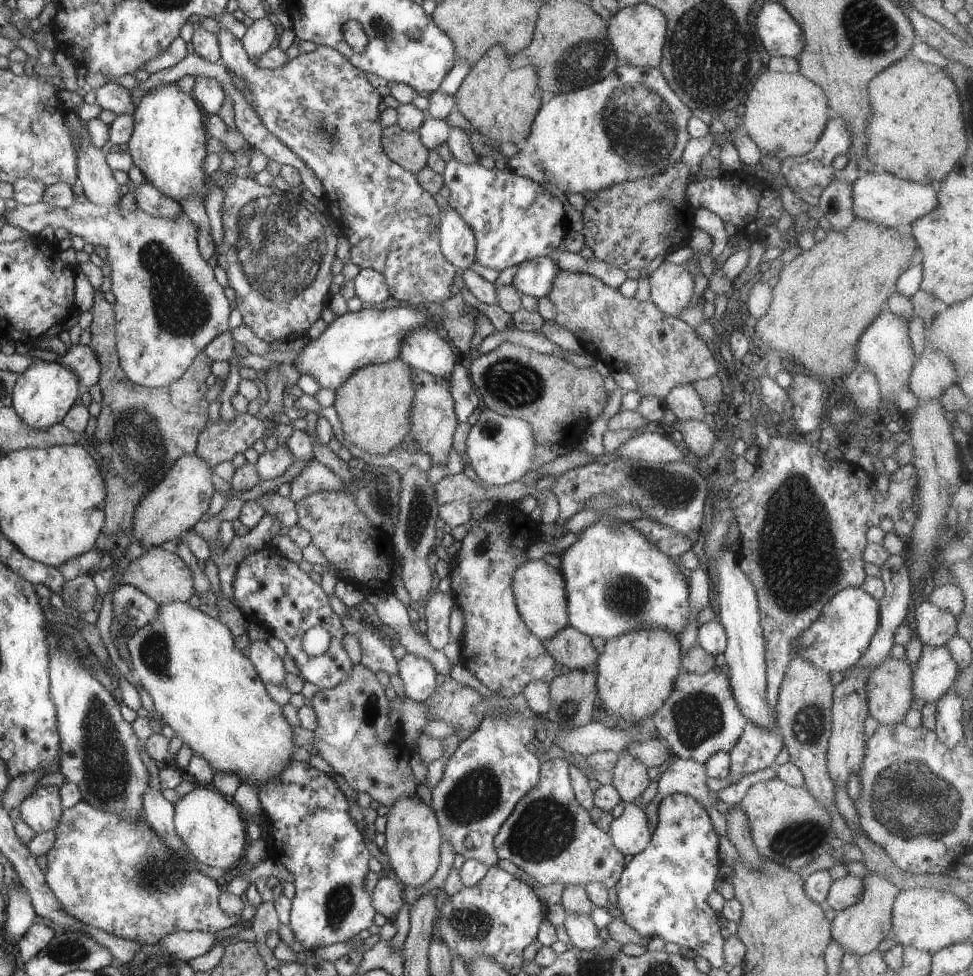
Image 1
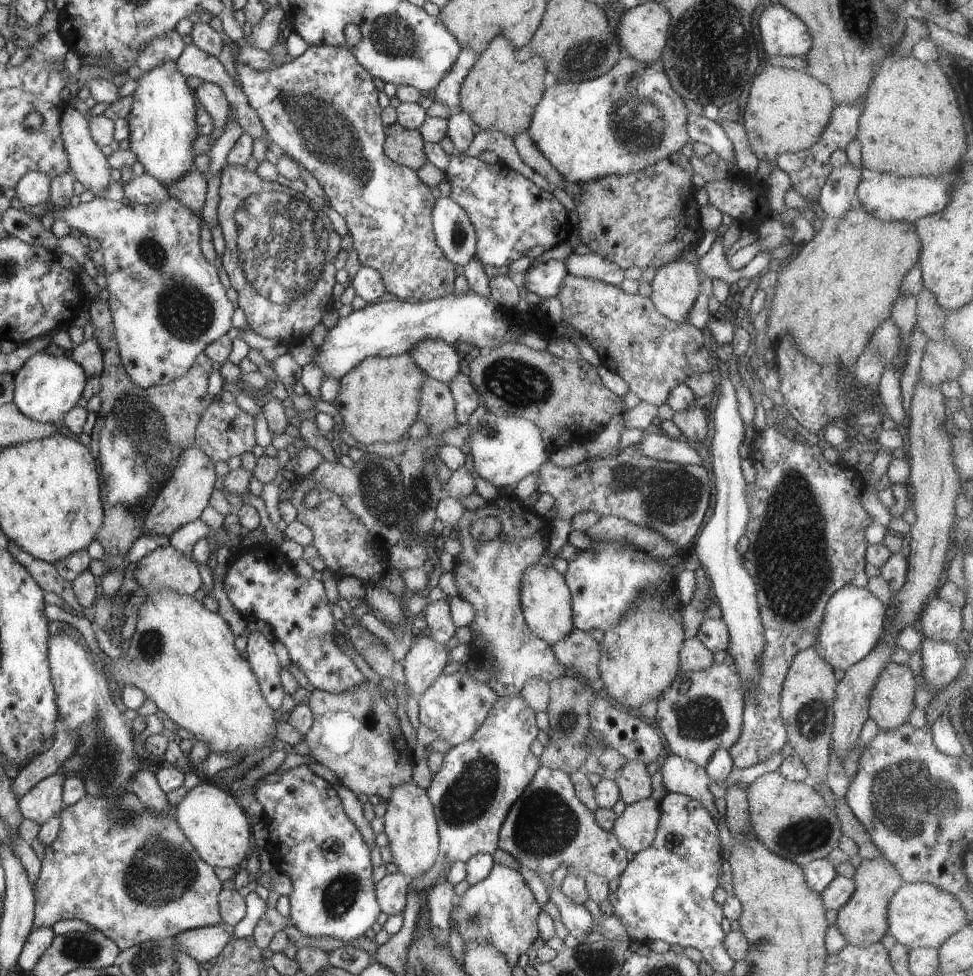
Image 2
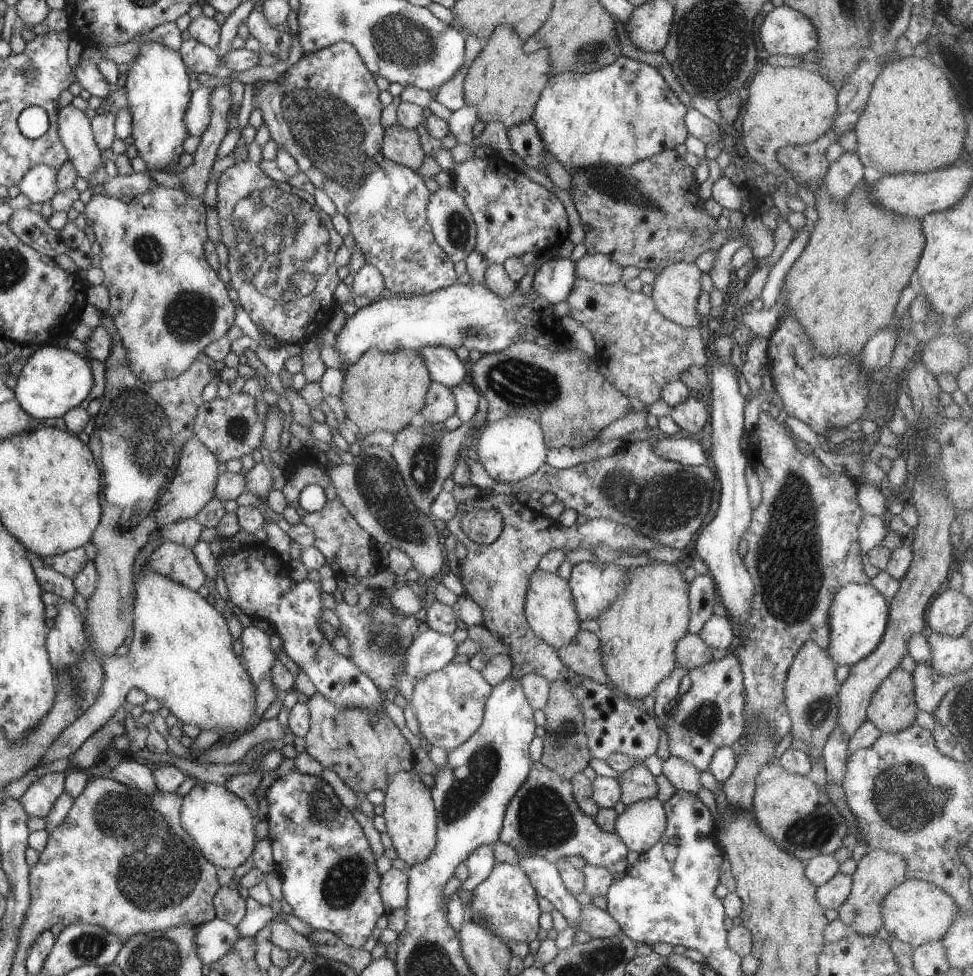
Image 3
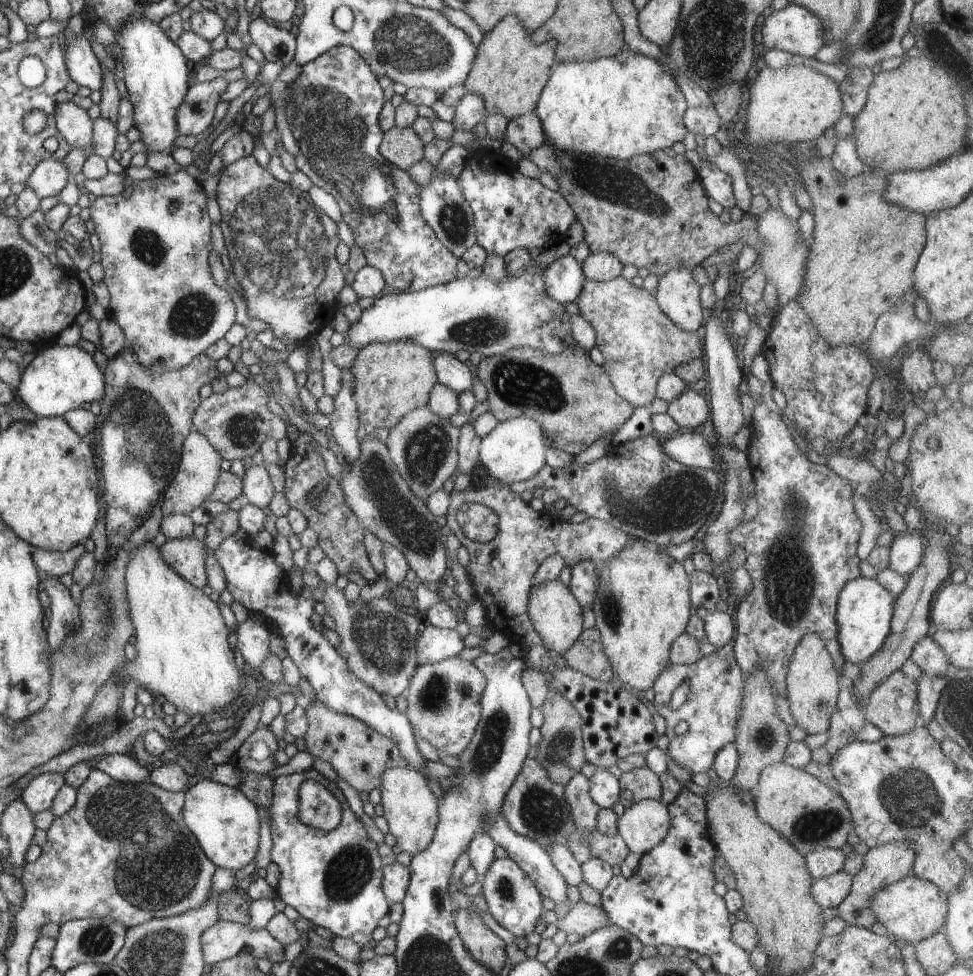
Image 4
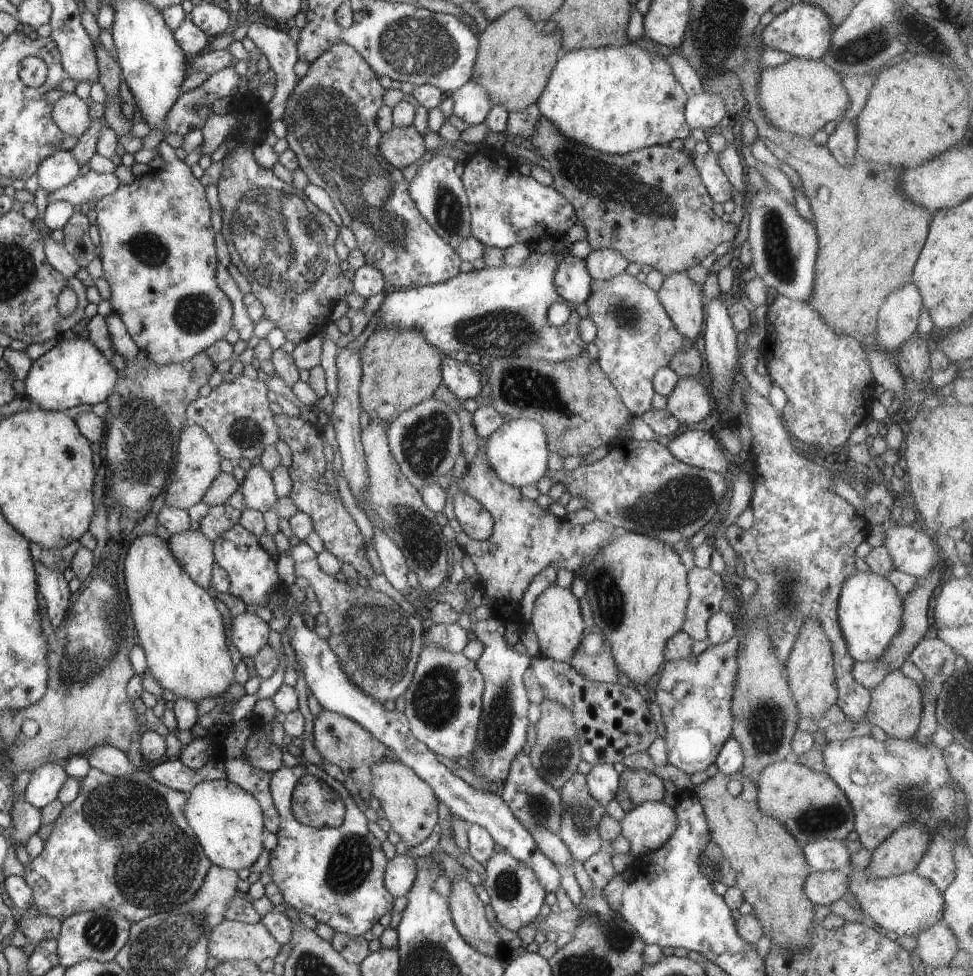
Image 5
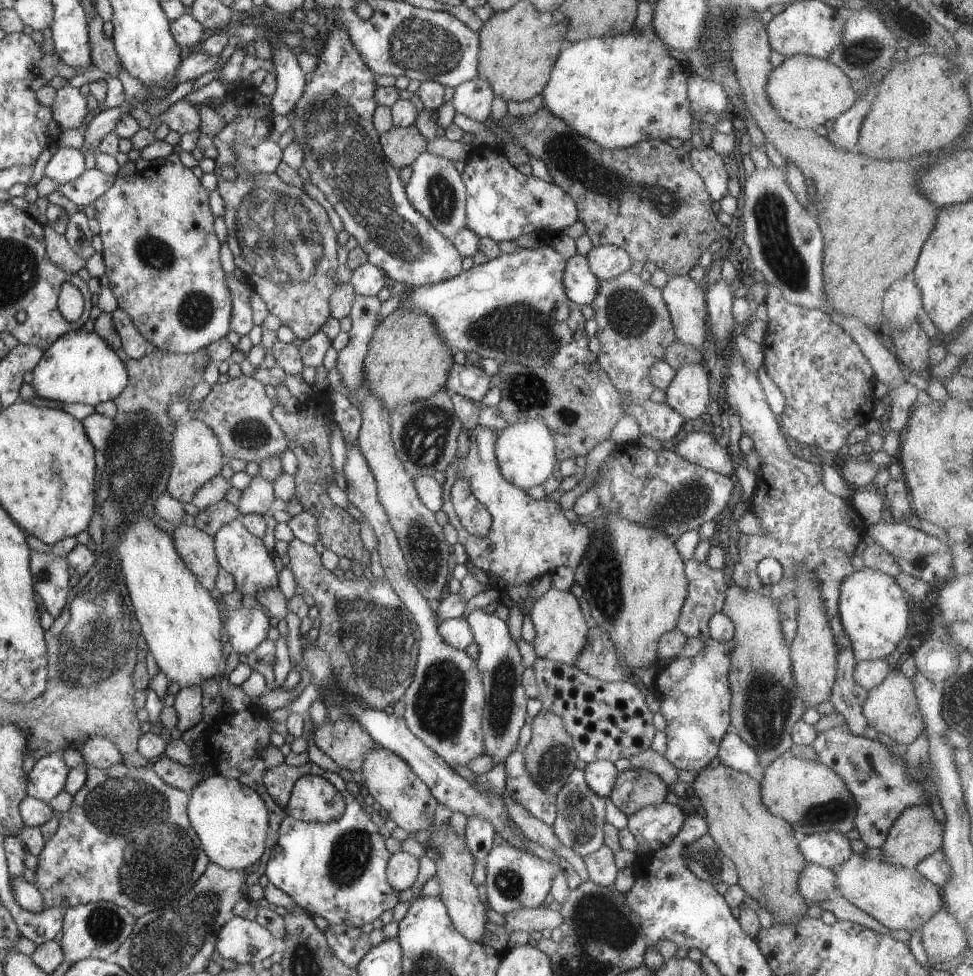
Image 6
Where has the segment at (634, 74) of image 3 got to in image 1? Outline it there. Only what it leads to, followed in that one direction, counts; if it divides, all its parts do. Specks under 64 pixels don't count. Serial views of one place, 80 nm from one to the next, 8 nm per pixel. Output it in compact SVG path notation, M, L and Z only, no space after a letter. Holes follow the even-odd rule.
M619 64L606 78L600 79L596 84L591 84L569 93L559 92L557 95L552 95L552 98L549 98L546 102L543 102L532 123L528 138L519 144L518 152L508 160L509 166L519 177L530 179L539 185L552 185L554 189L561 191L564 196L568 192L570 194L576 192L582 194L586 190L592 190L592 192L606 190L623 182L635 181L644 177L650 178L652 175L664 173L667 167L680 161L687 142L691 139L687 131L687 122L692 117L692 111L672 90L667 78L664 78L664 75L660 72L659 67L633 67Z

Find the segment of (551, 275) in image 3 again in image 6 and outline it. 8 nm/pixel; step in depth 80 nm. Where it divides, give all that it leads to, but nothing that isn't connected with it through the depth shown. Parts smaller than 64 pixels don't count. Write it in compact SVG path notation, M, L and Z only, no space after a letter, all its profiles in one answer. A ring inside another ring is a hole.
M574 255L567 260L564 274L564 292L570 301L578 306L592 305L596 298L599 280L590 270L587 258L582 255Z

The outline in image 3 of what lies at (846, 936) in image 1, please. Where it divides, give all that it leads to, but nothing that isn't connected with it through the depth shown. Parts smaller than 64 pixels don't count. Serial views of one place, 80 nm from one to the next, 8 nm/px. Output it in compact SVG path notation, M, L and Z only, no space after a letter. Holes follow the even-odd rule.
M869 849L867 853L857 862L857 869L851 876L853 885L844 901L837 910L838 918L845 924L847 932L859 934L863 937L877 936L876 932L883 927L881 915L881 904L886 895L907 878L905 872L907 865L902 857L894 853L887 853L880 849Z

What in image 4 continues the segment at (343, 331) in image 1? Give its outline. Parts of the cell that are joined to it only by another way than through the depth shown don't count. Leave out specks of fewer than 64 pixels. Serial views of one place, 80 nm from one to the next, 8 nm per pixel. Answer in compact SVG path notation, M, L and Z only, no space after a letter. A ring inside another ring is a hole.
M533 262L525 274L506 278L496 282L481 275L478 278L457 278L450 283L428 287L419 291L390 292L386 296L375 299L369 309L362 310L359 321L352 323L346 342L354 348L364 348L368 343L389 343L392 341L410 341L426 350L446 351L453 355L458 350L479 352L482 358L504 354L507 350L518 347L530 347L543 353L558 354L564 349L576 345L572 338L570 321L564 304L552 300L546 294L544 280L545 268L534 268Z

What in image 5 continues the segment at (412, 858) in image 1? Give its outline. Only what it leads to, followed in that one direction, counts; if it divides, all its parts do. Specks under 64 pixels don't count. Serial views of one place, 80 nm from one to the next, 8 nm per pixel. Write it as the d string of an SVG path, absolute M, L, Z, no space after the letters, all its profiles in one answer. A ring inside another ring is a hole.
M380 761L371 766L373 787L370 789L380 802L391 829L400 836L409 848L422 844L438 829L438 799L432 787L424 782L409 766L400 761Z

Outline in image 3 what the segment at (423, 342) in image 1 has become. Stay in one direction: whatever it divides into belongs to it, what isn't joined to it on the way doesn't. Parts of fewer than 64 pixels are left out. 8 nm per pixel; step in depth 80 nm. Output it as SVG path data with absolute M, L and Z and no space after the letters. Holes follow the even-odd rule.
M425 346L420 350L431 379L452 388L466 381L466 366L455 351L445 346Z

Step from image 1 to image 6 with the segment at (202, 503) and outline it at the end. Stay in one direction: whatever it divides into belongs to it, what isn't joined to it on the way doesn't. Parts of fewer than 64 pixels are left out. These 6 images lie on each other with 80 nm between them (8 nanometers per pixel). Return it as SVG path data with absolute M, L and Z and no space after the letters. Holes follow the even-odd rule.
M192 418L188 424L176 426L173 434L172 464L166 493L182 504L194 501L196 491L214 475L220 475L223 466L223 452L215 432L198 418Z

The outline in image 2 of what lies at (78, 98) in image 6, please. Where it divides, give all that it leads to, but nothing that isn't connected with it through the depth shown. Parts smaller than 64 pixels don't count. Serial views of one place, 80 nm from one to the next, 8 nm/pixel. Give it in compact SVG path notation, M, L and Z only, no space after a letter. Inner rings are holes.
M68 105L64 109L62 117L60 117L60 128L62 130L63 141L66 143L66 149L69 152L70 171L75 176L75 180L78 180L85 190L89 190L91 197L106 199L106 188L112 182L114 183L111 177L112 168L101 147L92 138L88 126L88 118L85 118L72 105Z

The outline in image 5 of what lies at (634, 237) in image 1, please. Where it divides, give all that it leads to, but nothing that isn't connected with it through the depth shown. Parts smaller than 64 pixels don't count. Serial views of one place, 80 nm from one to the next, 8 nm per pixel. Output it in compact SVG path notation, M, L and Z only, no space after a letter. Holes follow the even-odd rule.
M544 117L538 120L538 124L535 126L535 133L529 139L536 148L538 154L540 154L550 169L552 176L554 177L554 184L552 185L570 204L574 207L577 214L577 220L580 220L586 229L586 240L590 244L593 251L600 249L612 249L620 251L620 254L627 258L629 263L637 262L640 266L648 264L652 266L654 270L661 272L665 277L672 273L679 273L687 271L693 266L700 265L703 258L706 258L713 252L714 248L722 242L728 242L734 240L737 232L738 225L735 223L726 224L712 211L713 200L707 188L702 182L700 174L696 170L693 163L692 156L686 154L683 151L677 151L671 148L669 145L654 145L640 150L632 151L625 155L609 155L603 152L588 148L584 145L579 145L570 139L567 139L550 121L546 121Z

